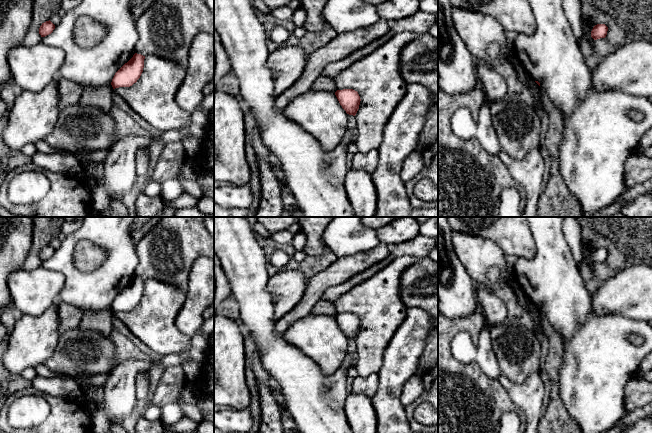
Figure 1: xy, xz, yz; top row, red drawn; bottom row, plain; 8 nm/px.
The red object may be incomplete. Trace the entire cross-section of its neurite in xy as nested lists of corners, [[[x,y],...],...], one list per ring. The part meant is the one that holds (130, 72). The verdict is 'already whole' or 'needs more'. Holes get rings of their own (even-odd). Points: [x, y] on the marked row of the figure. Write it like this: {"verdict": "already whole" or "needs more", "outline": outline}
{"verdict": "already whole", "outline": [[[135,53],[114,75],[111,85],[113,89],[130,87],[140,78],[144,68],[145,56]]]}

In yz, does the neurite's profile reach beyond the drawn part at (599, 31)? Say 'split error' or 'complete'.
complete

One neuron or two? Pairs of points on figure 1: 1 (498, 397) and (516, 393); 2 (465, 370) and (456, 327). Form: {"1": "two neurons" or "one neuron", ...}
{"1": "two neurons", "2": "one neuron"}

